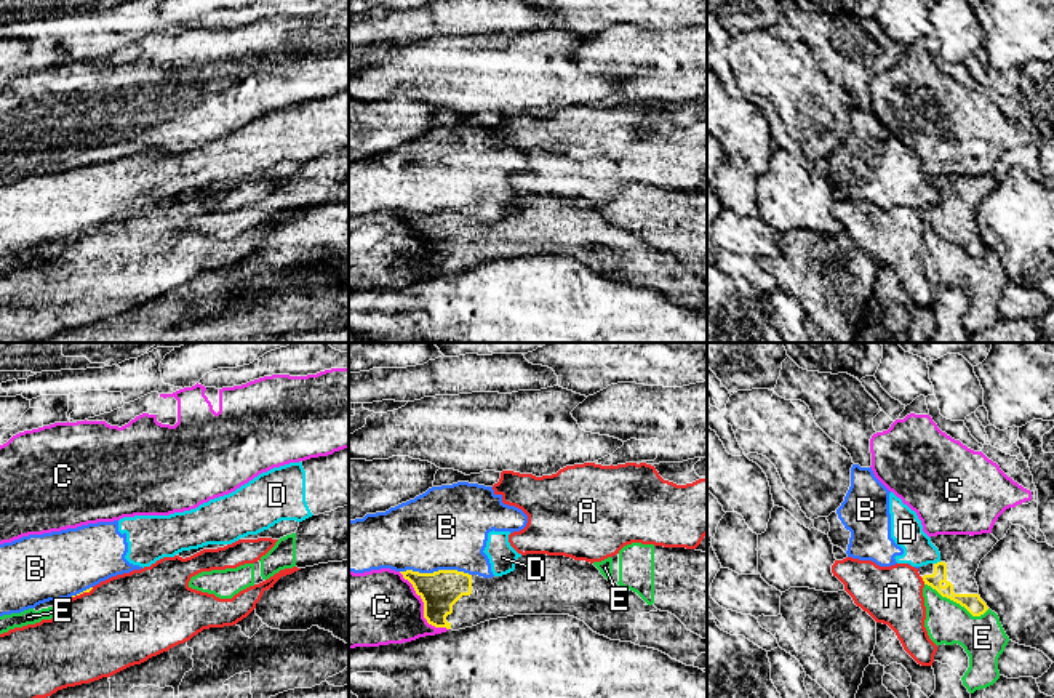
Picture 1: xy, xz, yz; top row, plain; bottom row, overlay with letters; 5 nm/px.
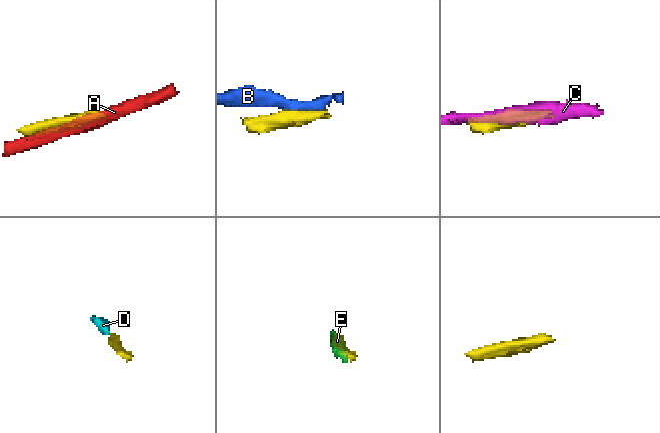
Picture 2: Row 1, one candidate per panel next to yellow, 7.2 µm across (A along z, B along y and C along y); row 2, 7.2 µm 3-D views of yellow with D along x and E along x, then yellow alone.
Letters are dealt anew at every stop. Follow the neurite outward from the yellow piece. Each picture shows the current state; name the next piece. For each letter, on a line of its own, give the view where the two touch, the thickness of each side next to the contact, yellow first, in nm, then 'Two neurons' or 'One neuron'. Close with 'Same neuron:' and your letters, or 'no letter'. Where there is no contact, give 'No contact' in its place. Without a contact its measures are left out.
A: Touches yellow in yz. Thickness 80 nm (yellow) against 300 nm. Two neurons
B: Touches yellow in xz. Thickness 190 nm (yellow) against 420 nm. Two neurons
C: Touches yellow in xz. Thickness 190 nm (yellow) against 380 nm. Two neurons
D: Touches yellow in yz. Thickness 80 nm (yellow) against 160 nm. Two neurons
E: Touches yellow in yz. Thickness 90 nm (yellow) against 220 nm. Two neurons
Same neuron: no letter

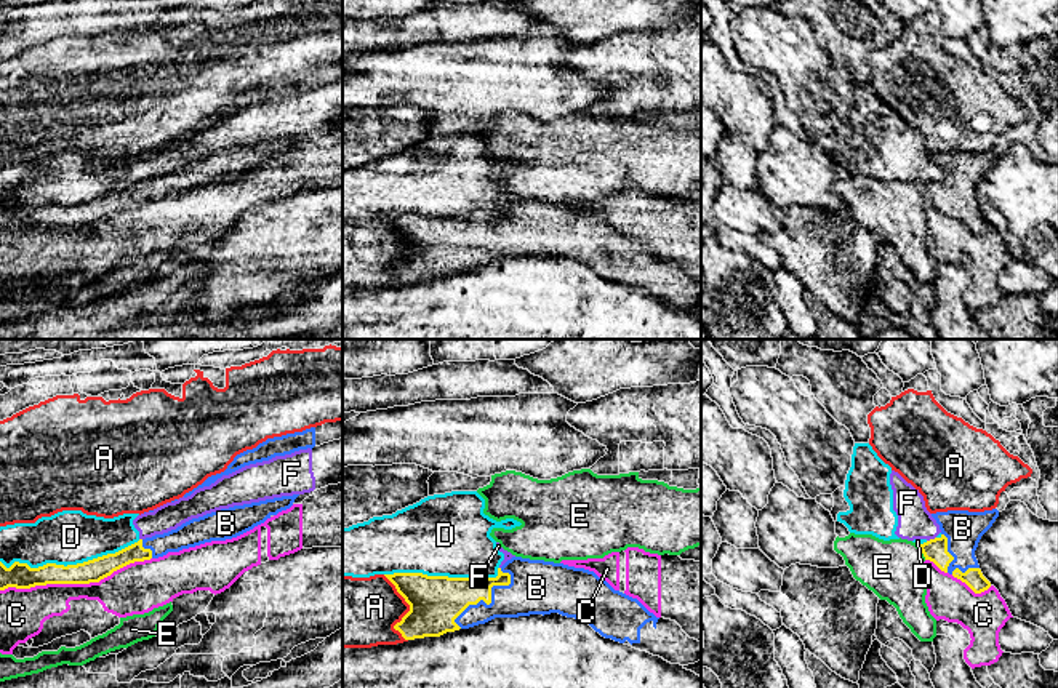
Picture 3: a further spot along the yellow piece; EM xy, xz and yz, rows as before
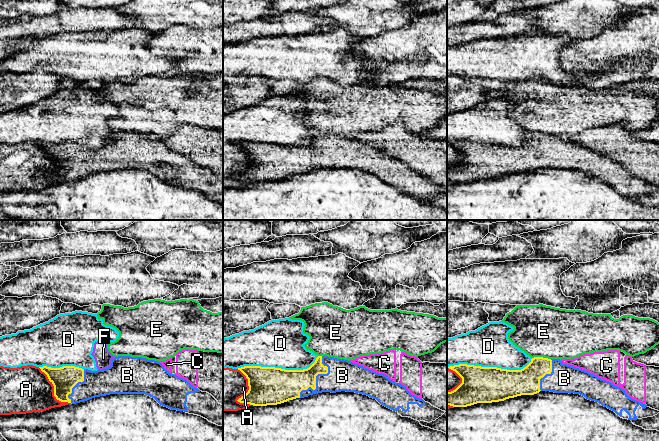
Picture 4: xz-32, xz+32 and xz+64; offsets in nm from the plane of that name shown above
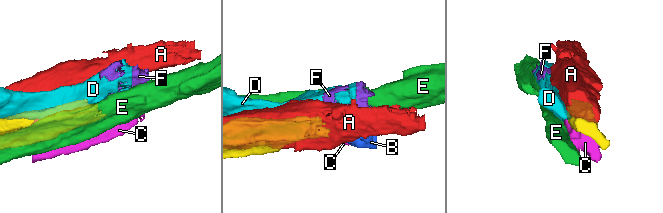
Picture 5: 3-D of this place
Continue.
A: Touches yellow in xz. Thickness 260 nm (yellow) against 360 nm. Two neurons
B: Touches yellow in xz. Thickness 240 nm (yellow) against 280 nm. One neuron
C: Touches yellow in xy. Thickness 120 nm (yellow) against 220 nm. Two neurons
D: Touches yellow in xy. Thickness 130 nm (yellow) against 280 nm. Two neurons
E: Touches yellow in yz. Thickness 120 nm (yellow) against 300 nm. Two neurons
F: Touches yellow in yz. Thickness 120 nm (yellow) against 180 nm. Two neurons
Same neuron: B

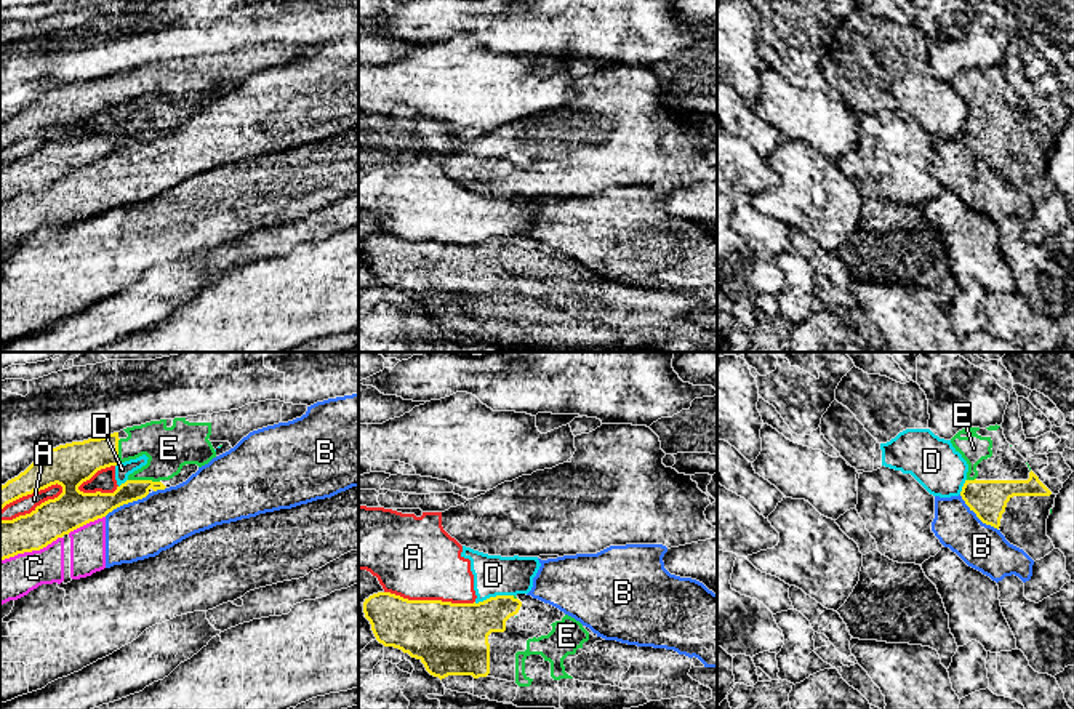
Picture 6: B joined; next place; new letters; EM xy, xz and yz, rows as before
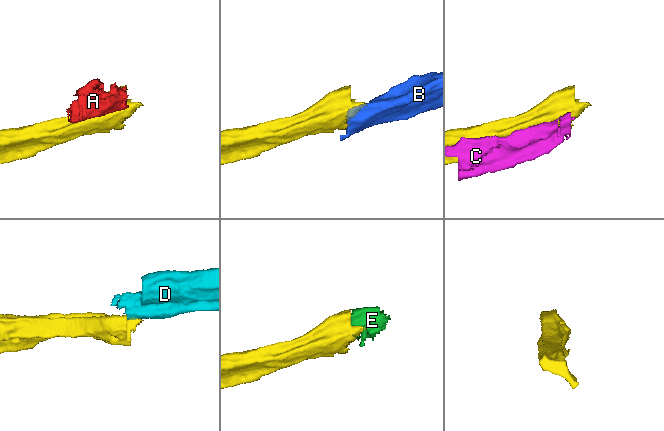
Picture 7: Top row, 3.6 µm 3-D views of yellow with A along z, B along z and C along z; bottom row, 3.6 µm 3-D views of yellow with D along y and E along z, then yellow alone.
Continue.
A: Touches yellow in xy. Thickness 200 nm (yellow) against 90 nm. Two neurons
B: Touches yellow in yz. Thickness 190 nm (yellow) against 220 nm. Two neurons
C: Touches yellow in xy. Thickness 200 nm (yellow) against 220 nm. Two neurons
D: Touches yellow in xz. Thickness 300 nm (yellow) against 200 nm. Two neurons
E: Touches yellow in xy. Thickness 150 nm (yellow) against 220 nm. One neuron
Same neuron: E

